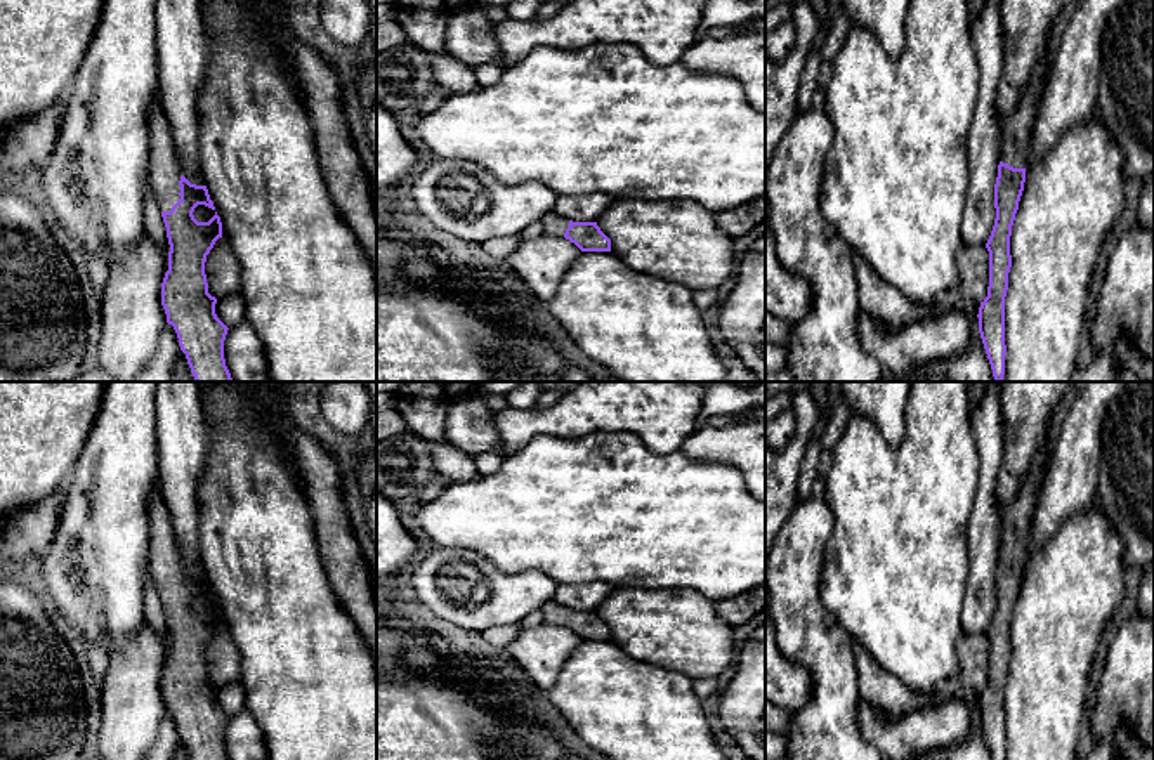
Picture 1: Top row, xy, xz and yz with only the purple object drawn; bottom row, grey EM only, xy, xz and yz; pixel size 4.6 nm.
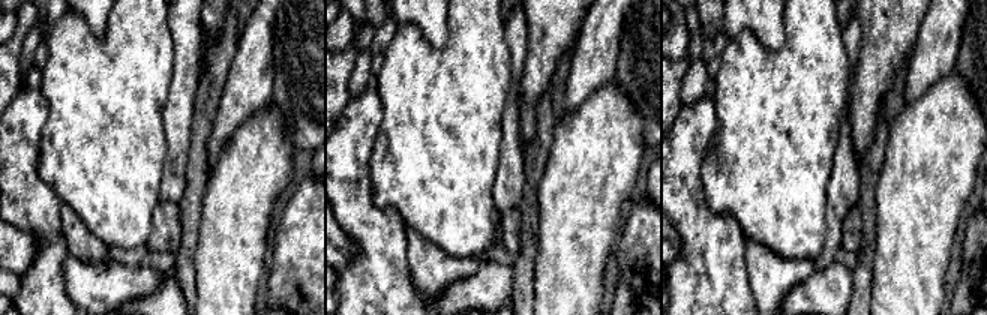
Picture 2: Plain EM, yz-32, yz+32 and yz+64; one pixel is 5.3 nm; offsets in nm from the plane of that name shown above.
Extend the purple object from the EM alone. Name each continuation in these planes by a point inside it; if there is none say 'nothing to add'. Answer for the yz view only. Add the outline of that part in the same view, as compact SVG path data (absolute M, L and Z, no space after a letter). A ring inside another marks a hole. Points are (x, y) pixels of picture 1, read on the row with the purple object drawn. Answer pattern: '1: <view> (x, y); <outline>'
1: yz (1016, 132); M1048 49L1046 54L1033 68L1017 106L1001 125L1000 161L1013 168L1027 167L1036 102L1039 99L1039 88L1048 75L1050 61L1052 52Z

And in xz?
1: xz (554, 224); M550 212L543 220L543 234L547 236L561 236L564 238L566 229L569 227L569 220Z

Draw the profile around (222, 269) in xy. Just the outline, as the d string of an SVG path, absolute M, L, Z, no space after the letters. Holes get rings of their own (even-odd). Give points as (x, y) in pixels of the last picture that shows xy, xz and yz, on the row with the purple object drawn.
M224 236L215 241L213 248L207 255L205 274L208 293L215 298L222 298L241 290L241 265Z

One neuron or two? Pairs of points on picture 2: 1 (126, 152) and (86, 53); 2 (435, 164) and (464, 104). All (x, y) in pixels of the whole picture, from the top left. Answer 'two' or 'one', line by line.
1: one
2: one

